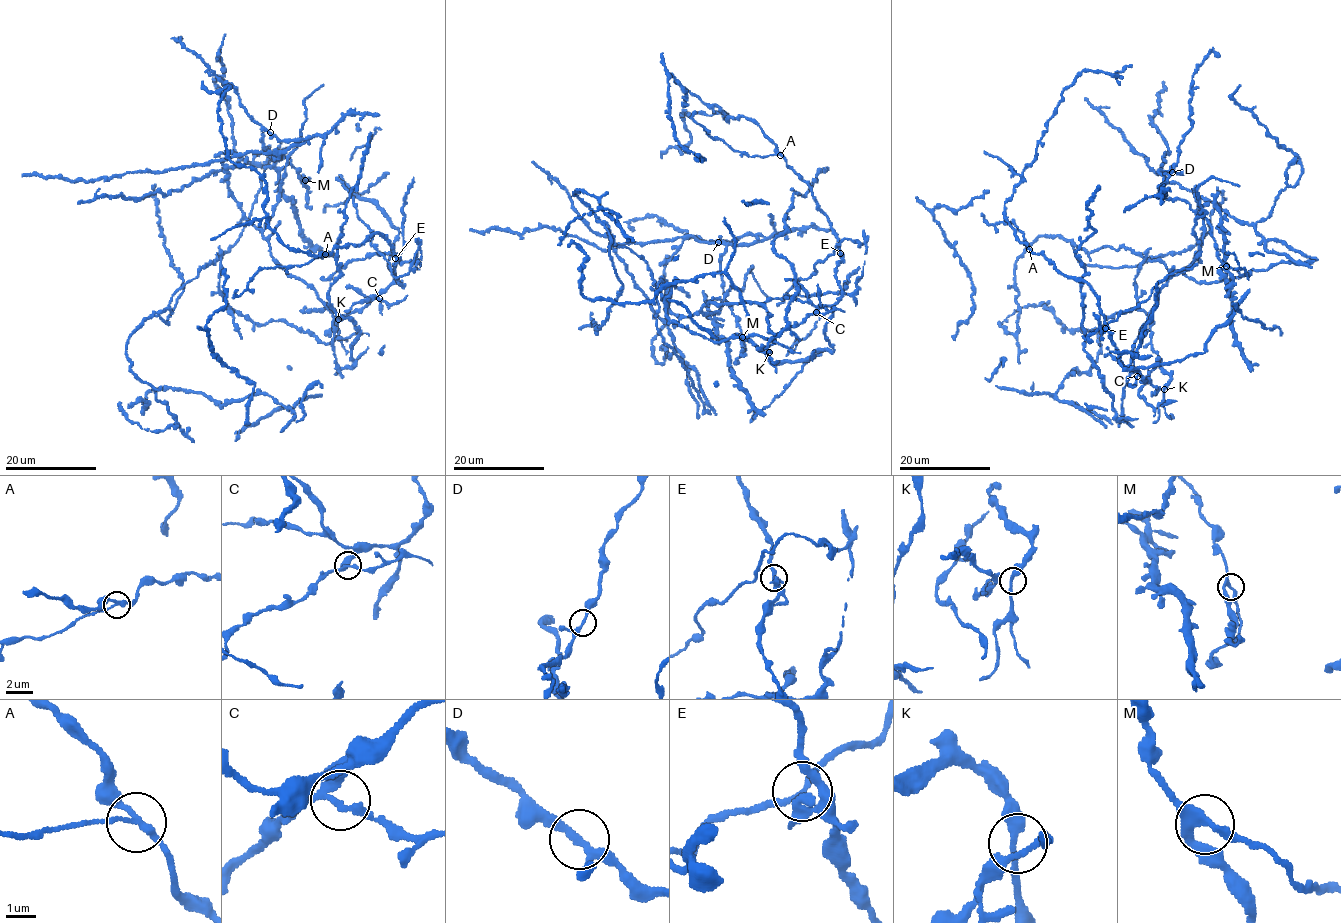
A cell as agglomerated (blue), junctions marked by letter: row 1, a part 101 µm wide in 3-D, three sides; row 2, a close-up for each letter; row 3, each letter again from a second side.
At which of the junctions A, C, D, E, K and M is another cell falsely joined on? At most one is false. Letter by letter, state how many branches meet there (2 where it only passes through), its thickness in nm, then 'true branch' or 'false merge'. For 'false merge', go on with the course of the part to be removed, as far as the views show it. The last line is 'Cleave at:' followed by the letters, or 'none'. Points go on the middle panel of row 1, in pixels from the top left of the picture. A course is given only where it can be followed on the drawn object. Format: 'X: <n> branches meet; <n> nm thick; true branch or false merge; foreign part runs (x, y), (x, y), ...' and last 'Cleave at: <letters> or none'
A: 3 branches meet; 190 nm thick; false merge; foreign part runs (781, 155), (755, 157), (734, 151), (722, 140), (709, 136), (705, 127), (696, 123), (692, 117), (695, 111)
C: 3 branches meet; 200 nm thick; true branch
D: 3 branches meet; 200 nm thick; true branch
E: 3 branches meet; 200 nm thick; true branch
K: 3 branches meet; 240 nm thick; true branch
M: 3 branches meet; 240 nm thick; true branch
Cleave at: A

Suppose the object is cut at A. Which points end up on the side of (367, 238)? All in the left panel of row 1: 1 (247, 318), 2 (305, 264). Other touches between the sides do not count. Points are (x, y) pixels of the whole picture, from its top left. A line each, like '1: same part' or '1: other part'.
1: same part
2: other part

